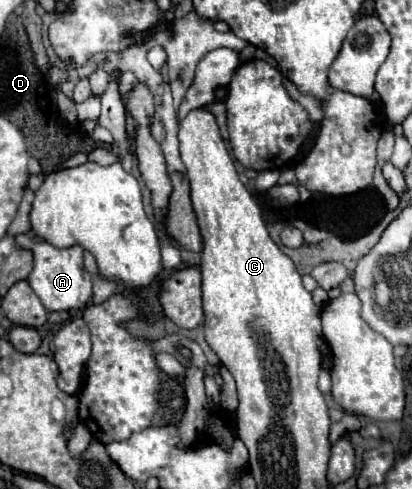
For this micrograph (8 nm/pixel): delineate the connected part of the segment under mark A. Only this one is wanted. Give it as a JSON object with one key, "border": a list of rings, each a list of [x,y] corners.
{"border":[[[16,235],[16,243],[34,253],[34,269],[28,277],[30,287],[40,297],[48,311],[70,311],[84,309],[92,299],[92,277],[82,267],[82,247],[74,245],[68,249],[56,249],[46,241],[32,239],[28,235]]]}

